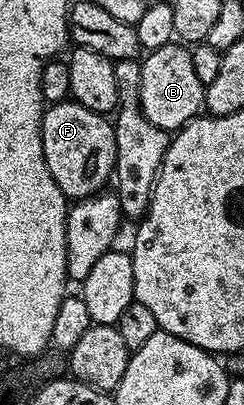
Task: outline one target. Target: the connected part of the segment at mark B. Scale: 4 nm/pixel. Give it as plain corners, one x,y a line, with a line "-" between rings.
183,44
158,47
143,58
140,110
144,112
146,119
150,119
150,123
154,123
154,127
169,131
181,129
204,109
205,88
202,79
198,79
198,74
194,72
192,54

